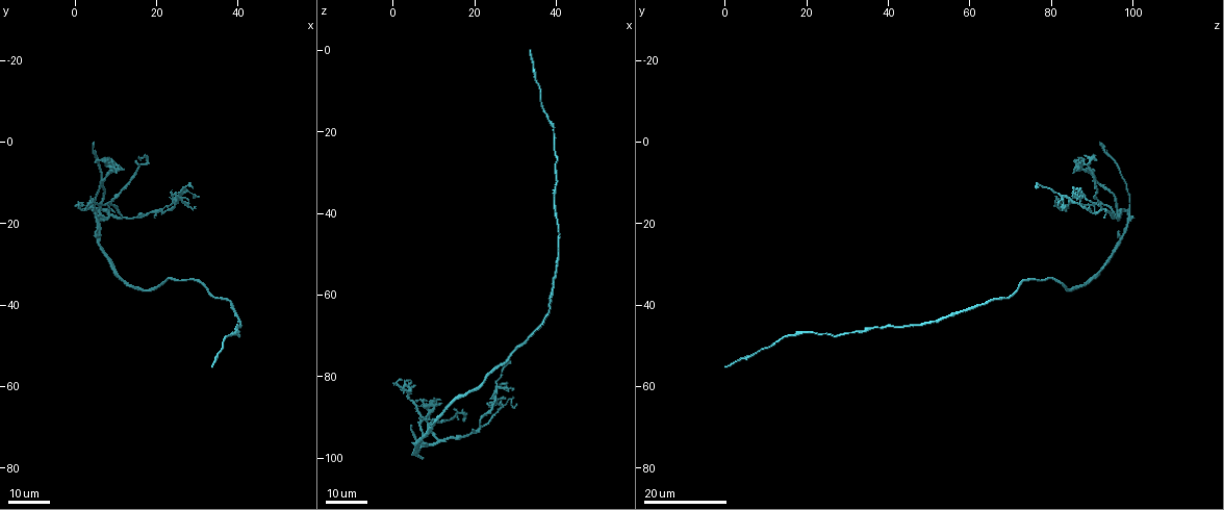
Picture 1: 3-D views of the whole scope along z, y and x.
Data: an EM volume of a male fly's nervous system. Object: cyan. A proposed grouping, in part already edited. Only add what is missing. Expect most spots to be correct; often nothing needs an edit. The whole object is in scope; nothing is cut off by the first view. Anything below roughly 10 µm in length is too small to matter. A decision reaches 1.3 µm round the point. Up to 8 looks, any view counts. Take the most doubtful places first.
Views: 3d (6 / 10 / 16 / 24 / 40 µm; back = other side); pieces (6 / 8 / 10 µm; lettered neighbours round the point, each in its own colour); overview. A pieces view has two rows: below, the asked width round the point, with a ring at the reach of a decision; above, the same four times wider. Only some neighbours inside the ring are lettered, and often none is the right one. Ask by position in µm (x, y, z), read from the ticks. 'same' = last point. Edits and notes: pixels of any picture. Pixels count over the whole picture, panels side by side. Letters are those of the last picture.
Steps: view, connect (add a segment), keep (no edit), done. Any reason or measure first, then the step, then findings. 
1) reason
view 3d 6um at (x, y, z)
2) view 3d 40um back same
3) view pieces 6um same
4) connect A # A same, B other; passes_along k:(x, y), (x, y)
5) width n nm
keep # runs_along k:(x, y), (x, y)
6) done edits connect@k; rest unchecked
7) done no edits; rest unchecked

an open end
view 3d 24um at (4.0, 0.0, 91.5)

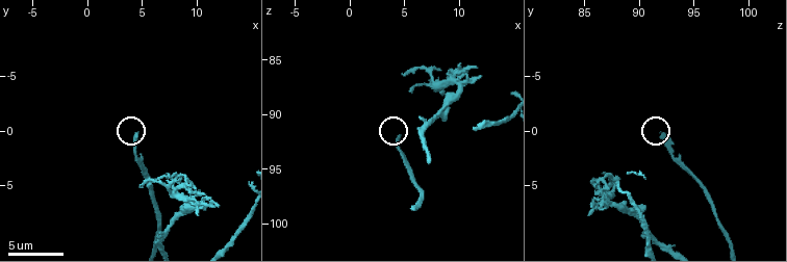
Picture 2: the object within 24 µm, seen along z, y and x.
view pieces 6um at (4.4, 0.4, 92.2)

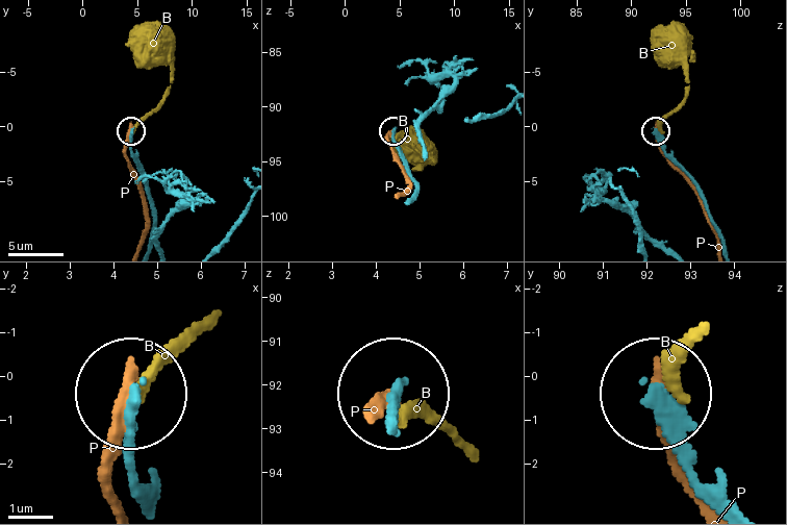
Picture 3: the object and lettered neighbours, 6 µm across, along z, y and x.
width 260 nm
keep # B other, P other; runs_along 3:(720, 499), (657, 402); no lettered segment goes on from it

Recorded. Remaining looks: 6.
long arm stops here
view 3d 24um at (33.5, 55.0, 0.5)

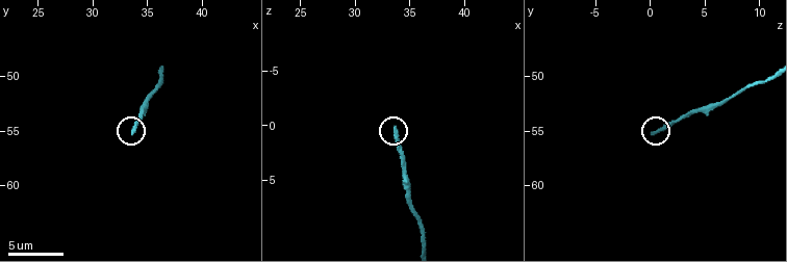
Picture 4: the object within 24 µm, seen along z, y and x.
view pieces 8um at (33.6, 55.0, 0.2)

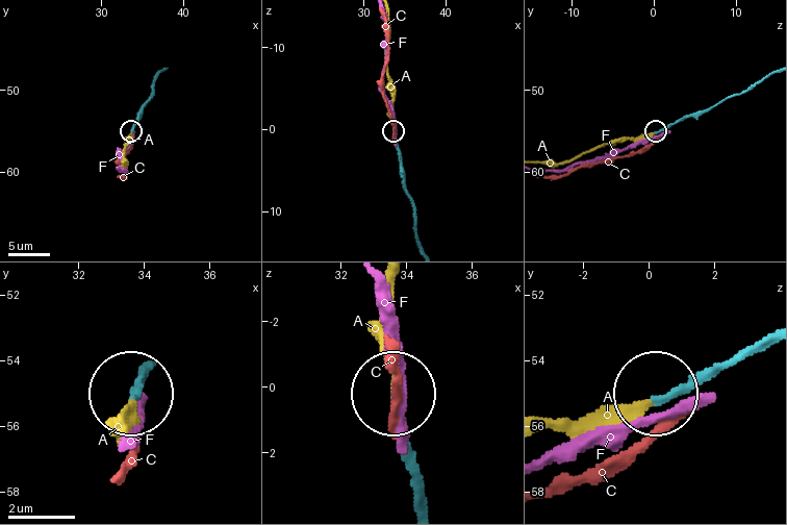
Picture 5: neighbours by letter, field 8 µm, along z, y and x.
connect A # A same, C other, F other; passes_along 5:(676, 121), (635, 140), (614, 140), (559, 163), (542, 163); the neuron continues

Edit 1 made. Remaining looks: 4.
redraw
view overview

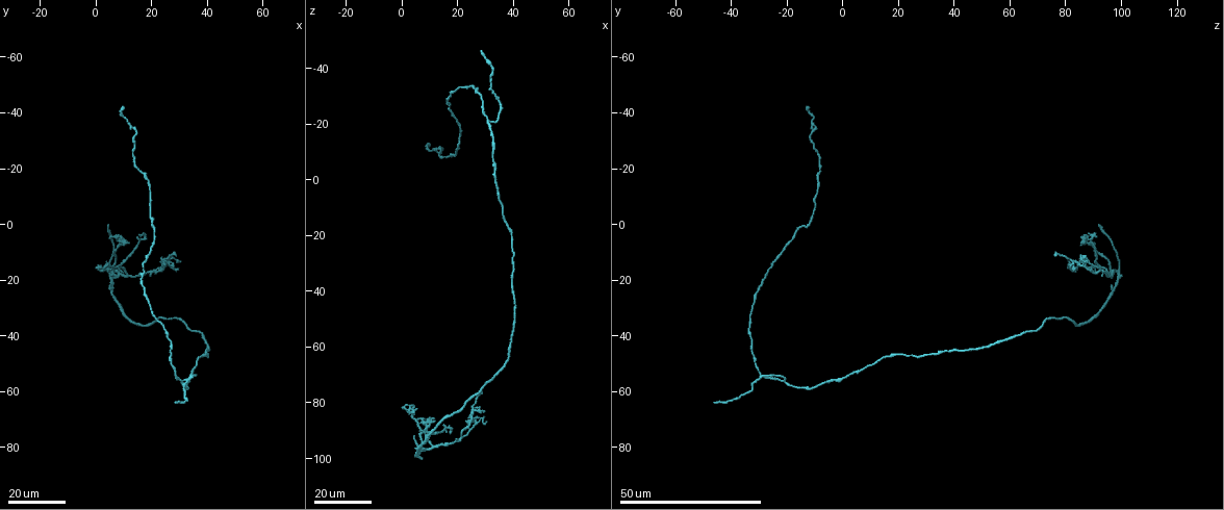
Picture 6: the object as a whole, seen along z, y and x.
an open end
view 3d 16um at (29, 12, 77)

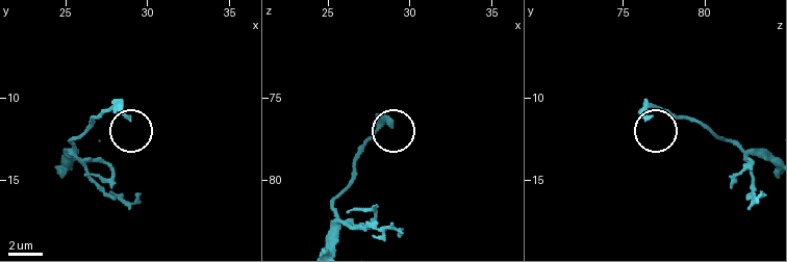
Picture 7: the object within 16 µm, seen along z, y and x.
view 3d 6um at (28.8, 11.3, 76.5)

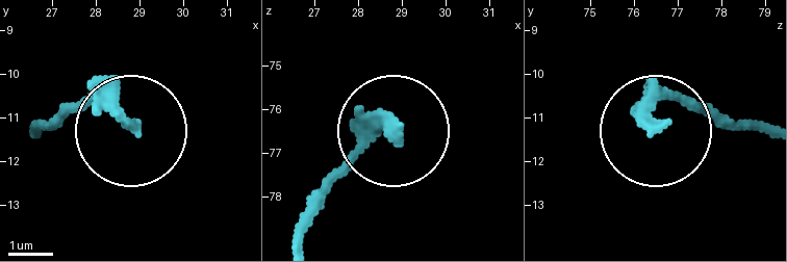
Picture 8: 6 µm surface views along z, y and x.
view pieces 10um at (28.80, 11.30, 76.40)

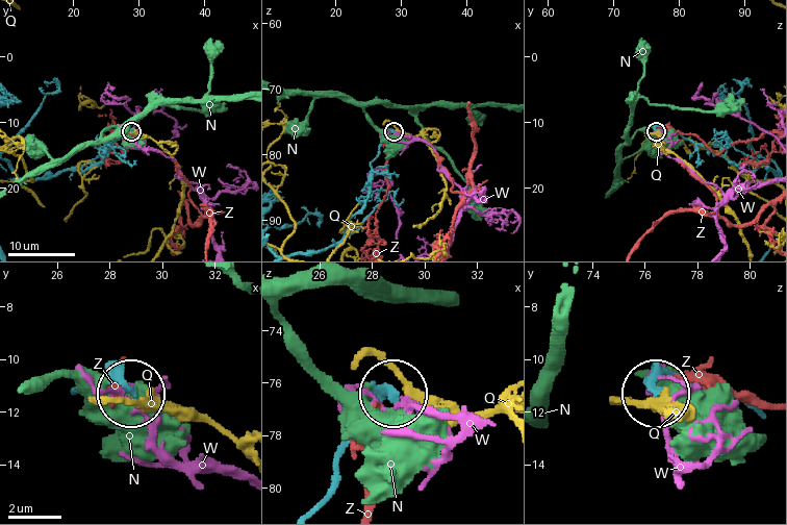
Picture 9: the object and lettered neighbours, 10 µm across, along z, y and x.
keep # N other, Q other, W other, Z other; none of them fits

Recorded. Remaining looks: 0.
done edits connect@5; rest unchecked

